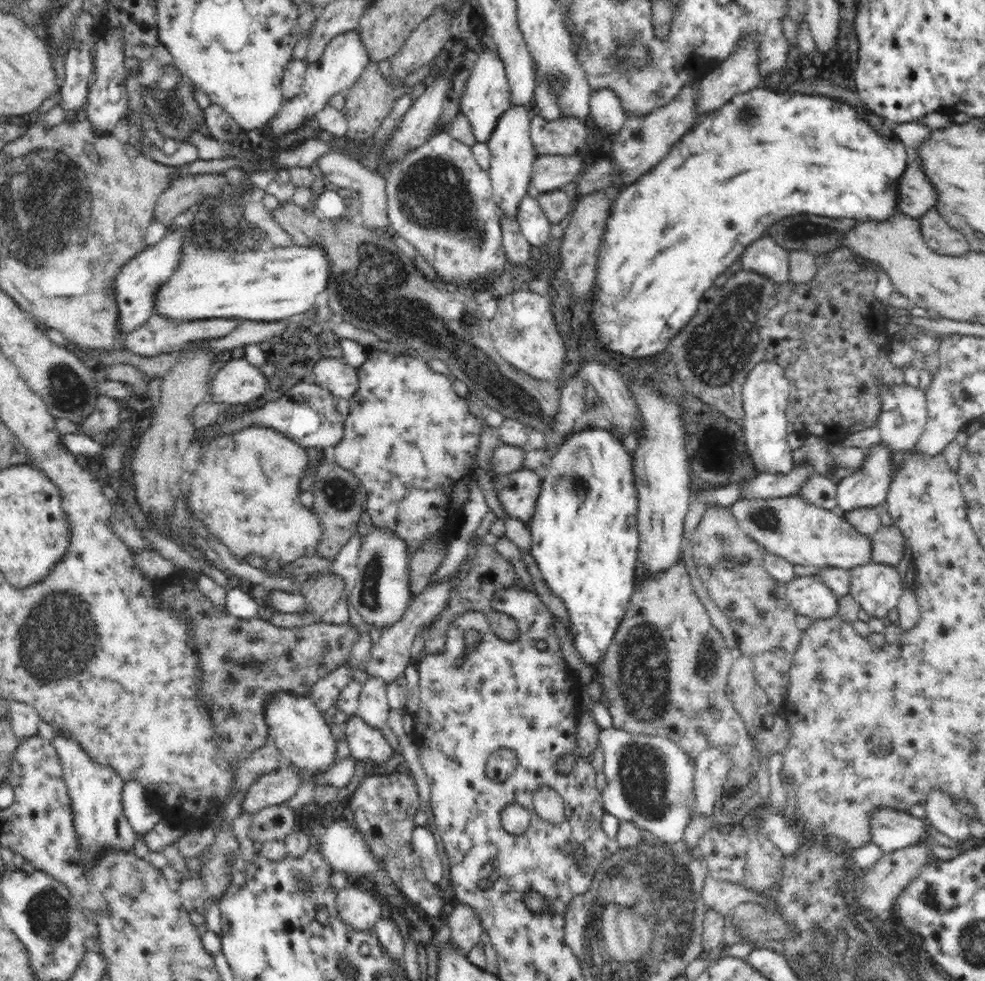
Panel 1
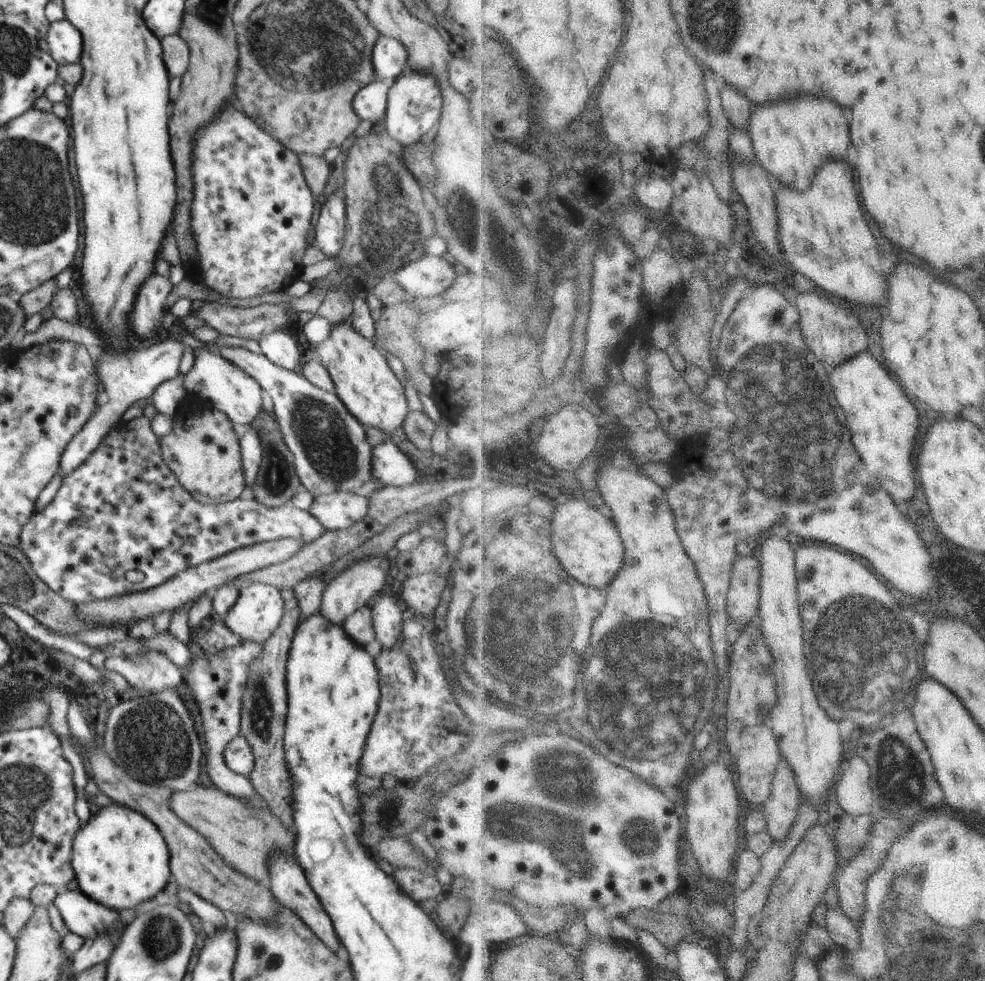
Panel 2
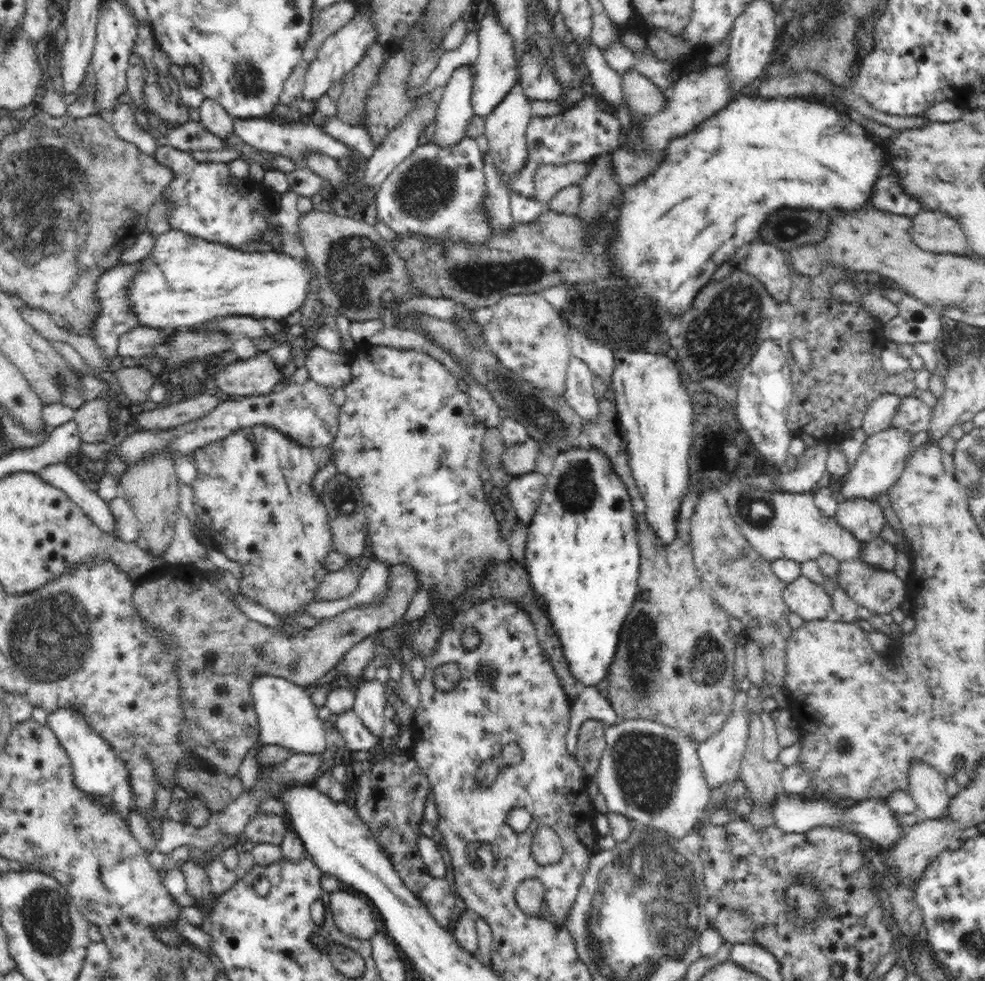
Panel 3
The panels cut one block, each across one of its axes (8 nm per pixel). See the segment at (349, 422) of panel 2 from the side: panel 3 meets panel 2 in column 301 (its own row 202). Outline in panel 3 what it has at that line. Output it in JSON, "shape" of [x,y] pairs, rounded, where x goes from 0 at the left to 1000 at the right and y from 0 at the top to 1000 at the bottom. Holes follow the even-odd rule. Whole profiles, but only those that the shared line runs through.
{"shape":[[[471,140],[461,149],[445,149],[440,145],[424,148],[414,161],[411,161],[394,178],[381,198],[384,223],[394,229],[404,240],[426,239],[441,246],[465,248],[492,248],[498,242],[497,225],[491,211],[494,190],[490,172],[490,157],[483,142]]]}

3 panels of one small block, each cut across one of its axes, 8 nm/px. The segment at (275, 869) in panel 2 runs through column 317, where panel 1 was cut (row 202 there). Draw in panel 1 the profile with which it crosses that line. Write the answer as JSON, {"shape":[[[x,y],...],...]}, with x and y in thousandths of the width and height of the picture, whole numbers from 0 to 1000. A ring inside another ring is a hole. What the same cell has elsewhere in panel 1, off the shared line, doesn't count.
{"shape":[[[931,157],[923,159],[926,159],[926,165],[923,165],[926,169],[918,173],[918,179],[915,179],[911,186],[911,214],[932,223],[951,207],[950,194],[940,183],[934,171],[933,159]]]}

